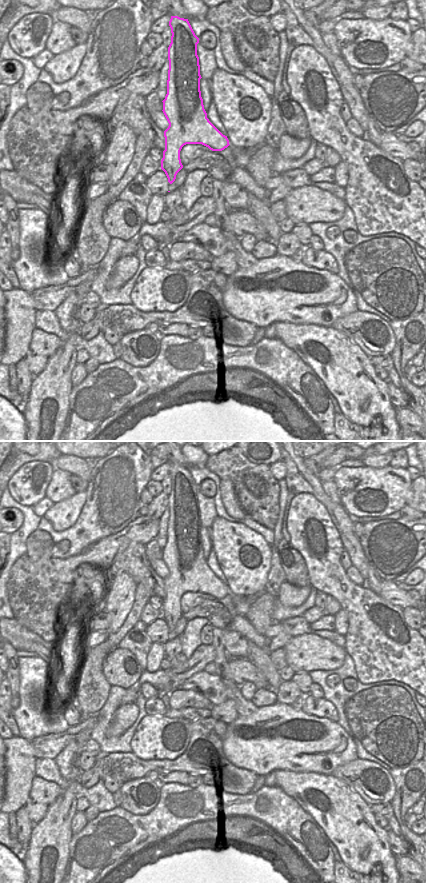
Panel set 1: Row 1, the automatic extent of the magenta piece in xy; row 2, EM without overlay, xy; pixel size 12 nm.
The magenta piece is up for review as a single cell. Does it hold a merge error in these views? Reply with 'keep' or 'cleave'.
keep

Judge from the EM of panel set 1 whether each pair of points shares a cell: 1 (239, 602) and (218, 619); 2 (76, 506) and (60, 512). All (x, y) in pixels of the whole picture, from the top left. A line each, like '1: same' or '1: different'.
1: different
2: same

